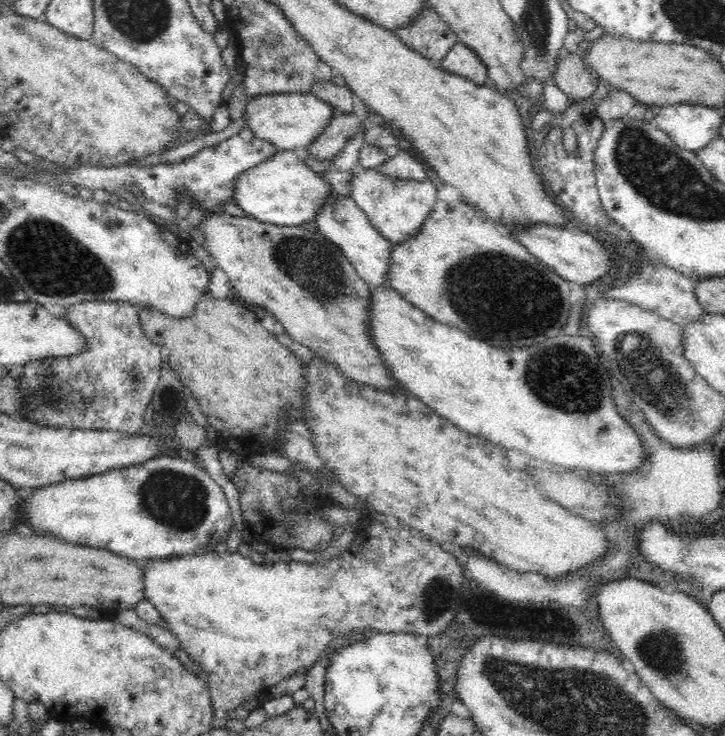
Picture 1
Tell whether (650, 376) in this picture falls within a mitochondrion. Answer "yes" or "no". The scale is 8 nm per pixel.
yes

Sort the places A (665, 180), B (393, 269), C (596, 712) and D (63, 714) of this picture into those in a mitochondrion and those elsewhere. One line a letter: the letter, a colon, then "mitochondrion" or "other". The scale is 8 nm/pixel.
A: mitochondrion
B: other
C: mitochondrion
D: other

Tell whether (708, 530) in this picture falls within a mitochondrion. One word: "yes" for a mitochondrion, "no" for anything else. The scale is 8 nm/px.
no

